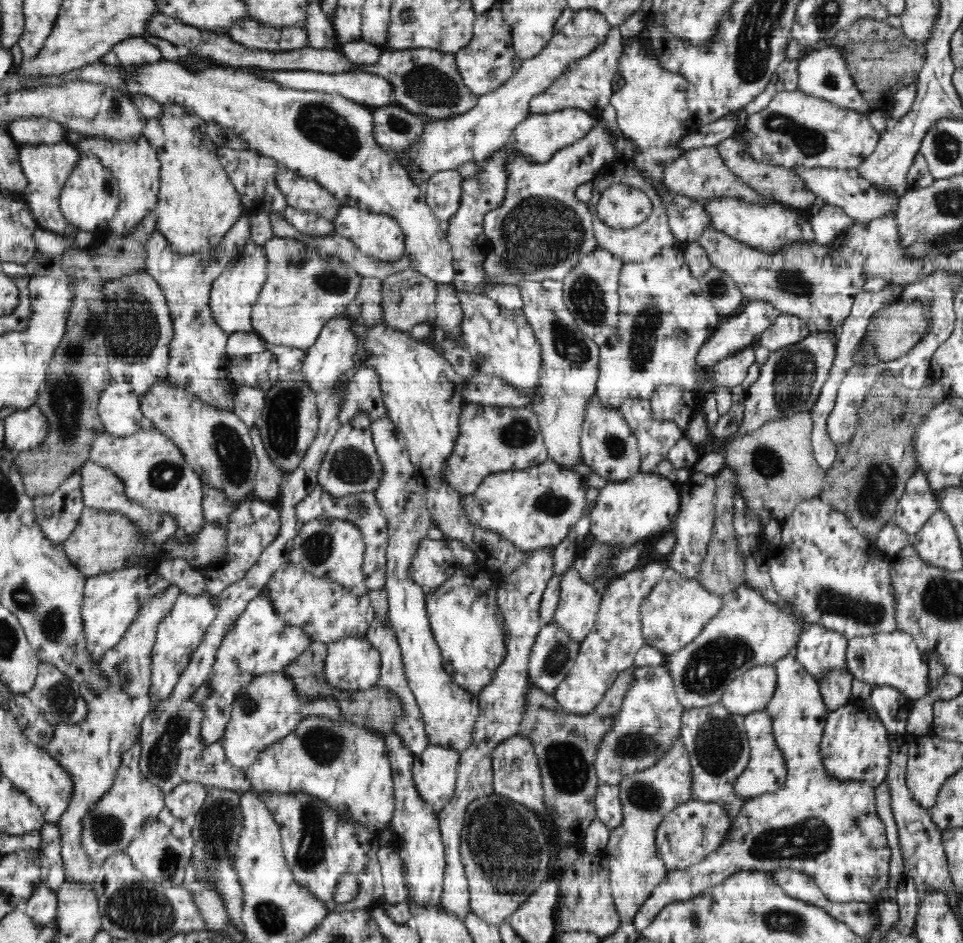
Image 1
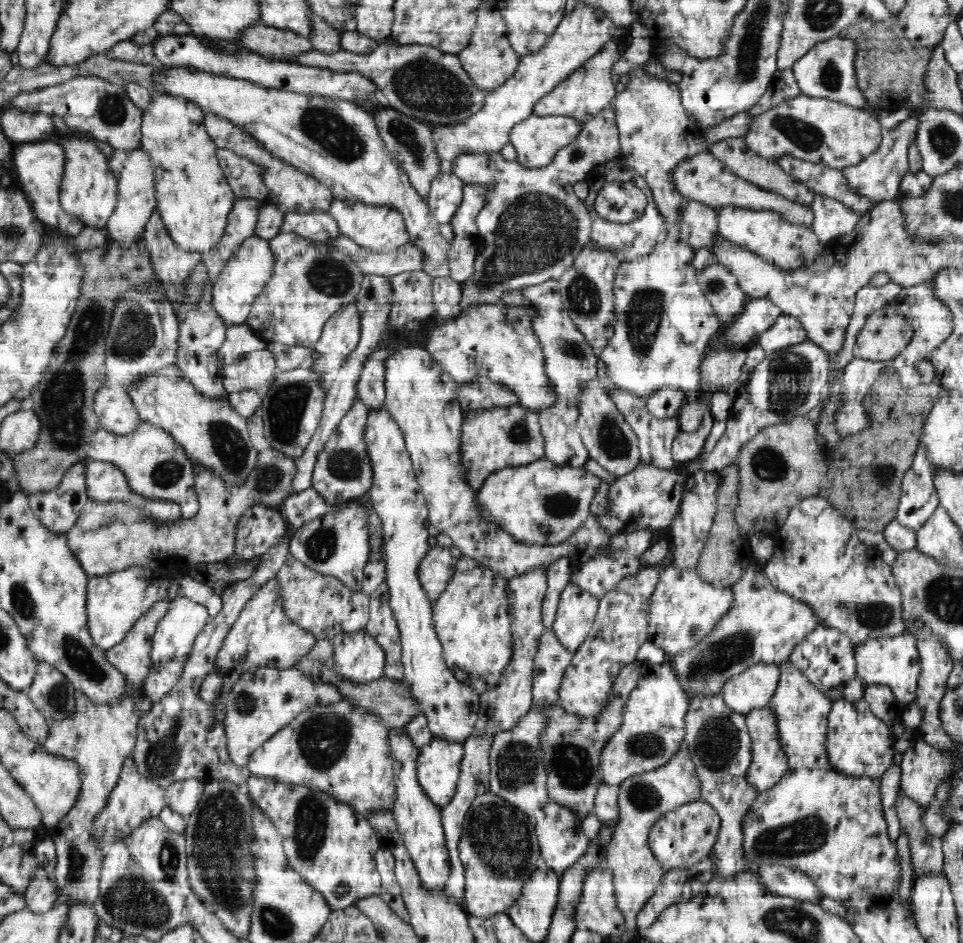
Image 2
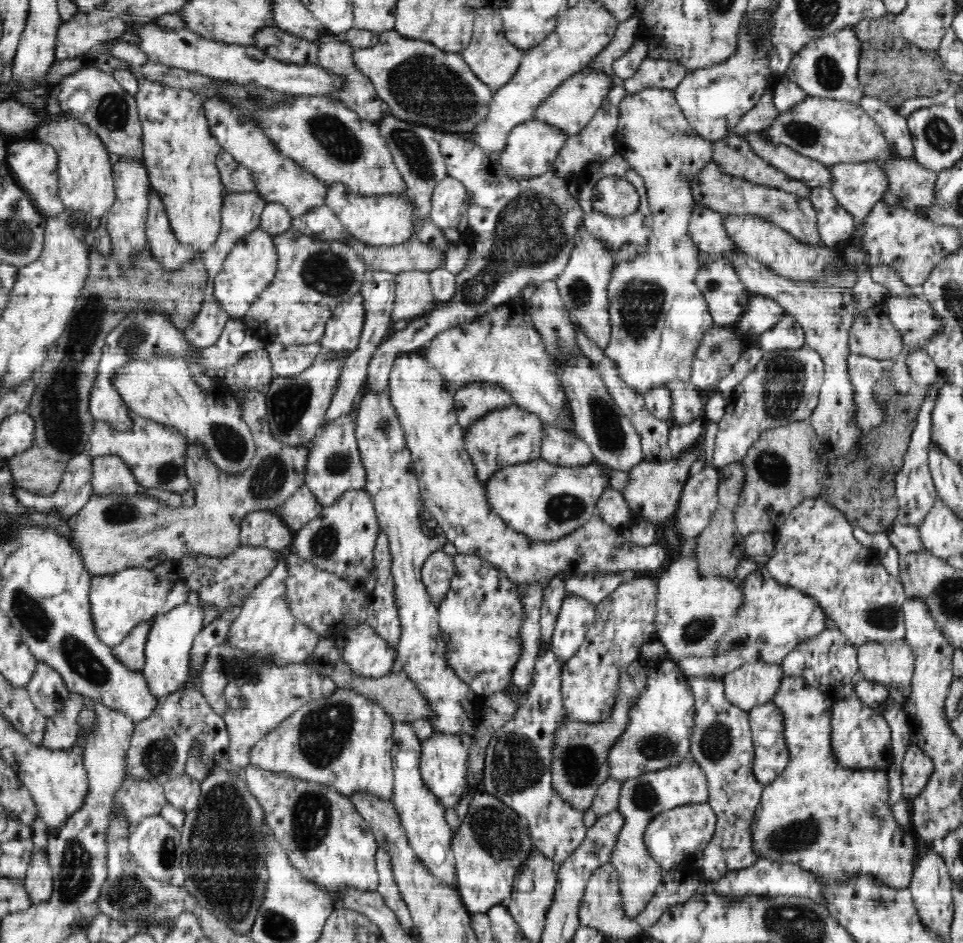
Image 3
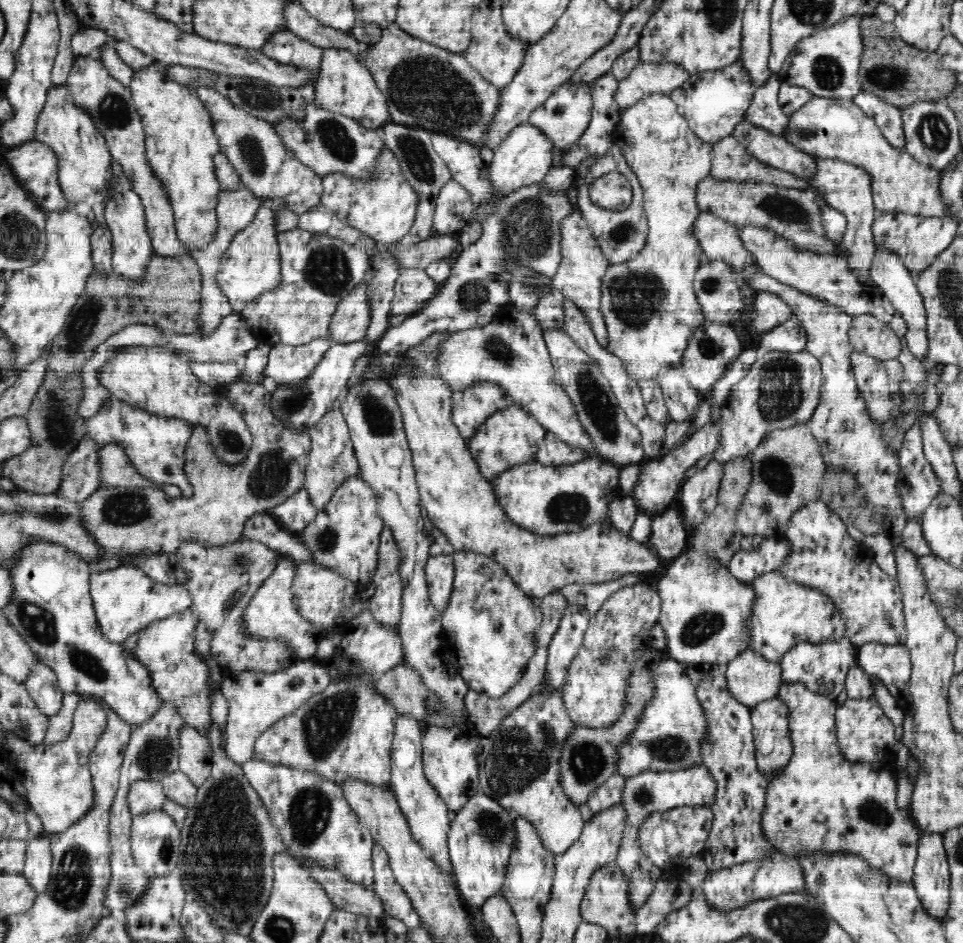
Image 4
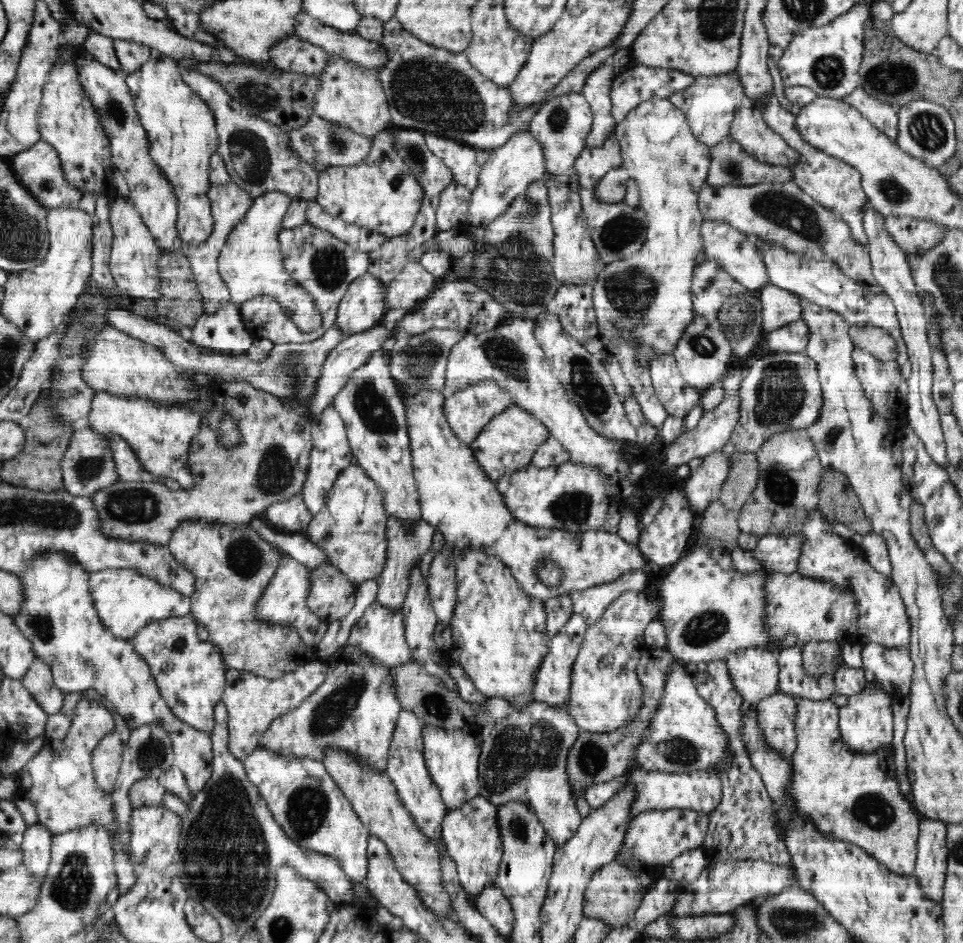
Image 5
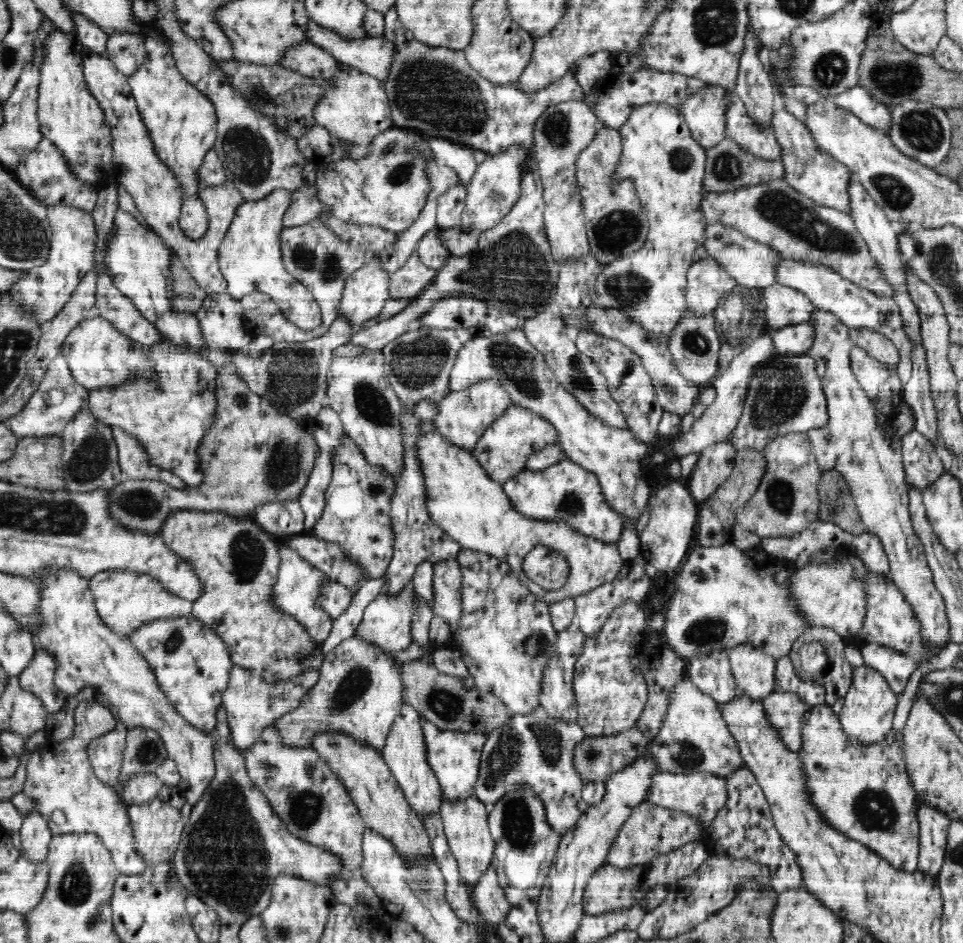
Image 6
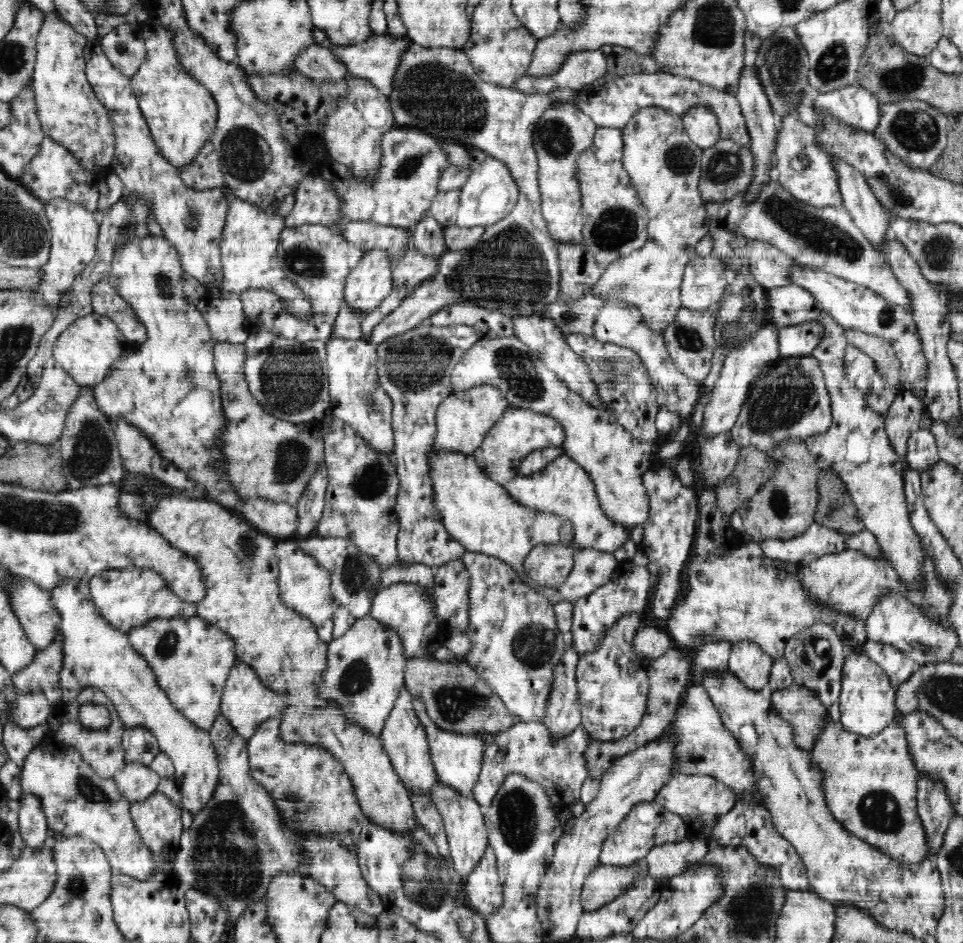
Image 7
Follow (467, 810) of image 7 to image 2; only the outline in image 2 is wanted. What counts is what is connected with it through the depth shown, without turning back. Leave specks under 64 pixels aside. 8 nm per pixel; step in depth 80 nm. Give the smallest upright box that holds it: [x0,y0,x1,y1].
[458,792,543,921]

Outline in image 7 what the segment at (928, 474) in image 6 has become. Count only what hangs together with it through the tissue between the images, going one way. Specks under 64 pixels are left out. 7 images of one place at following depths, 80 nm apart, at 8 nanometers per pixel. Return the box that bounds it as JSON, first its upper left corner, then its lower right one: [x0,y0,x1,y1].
[906,428,940,474]

